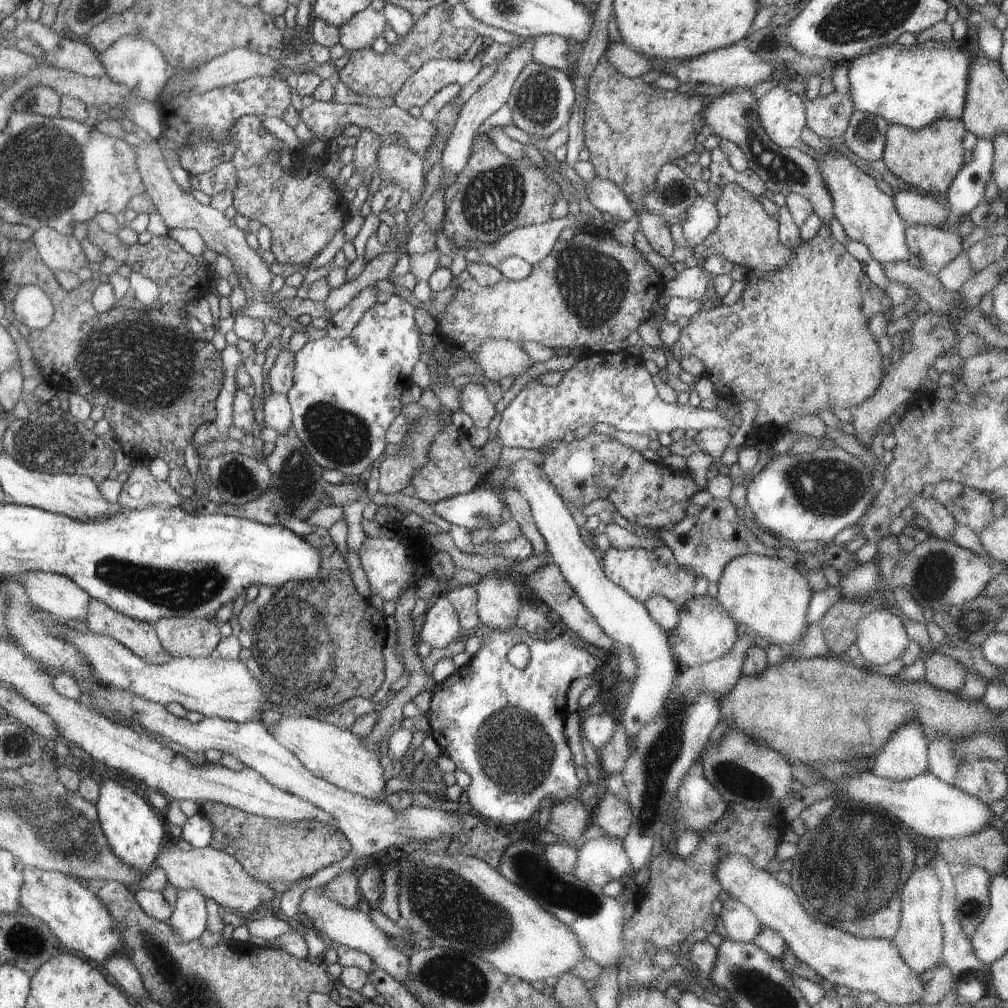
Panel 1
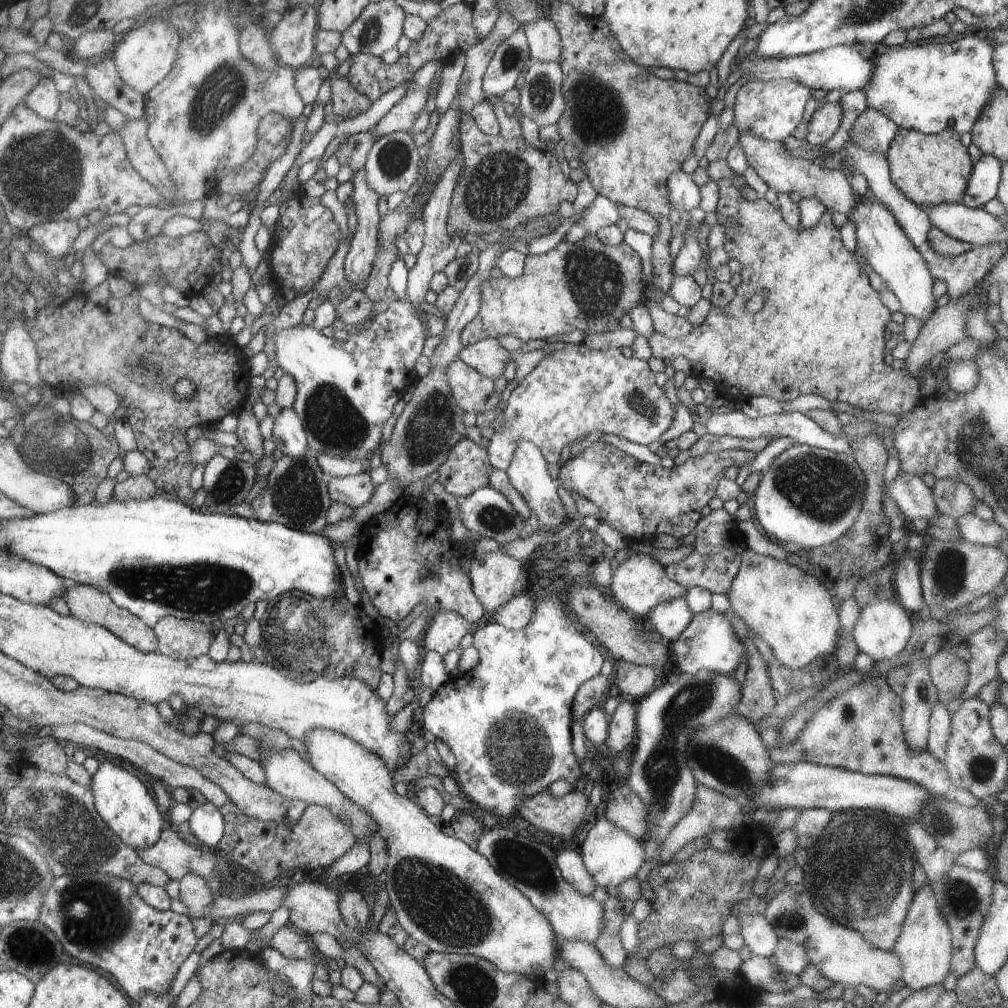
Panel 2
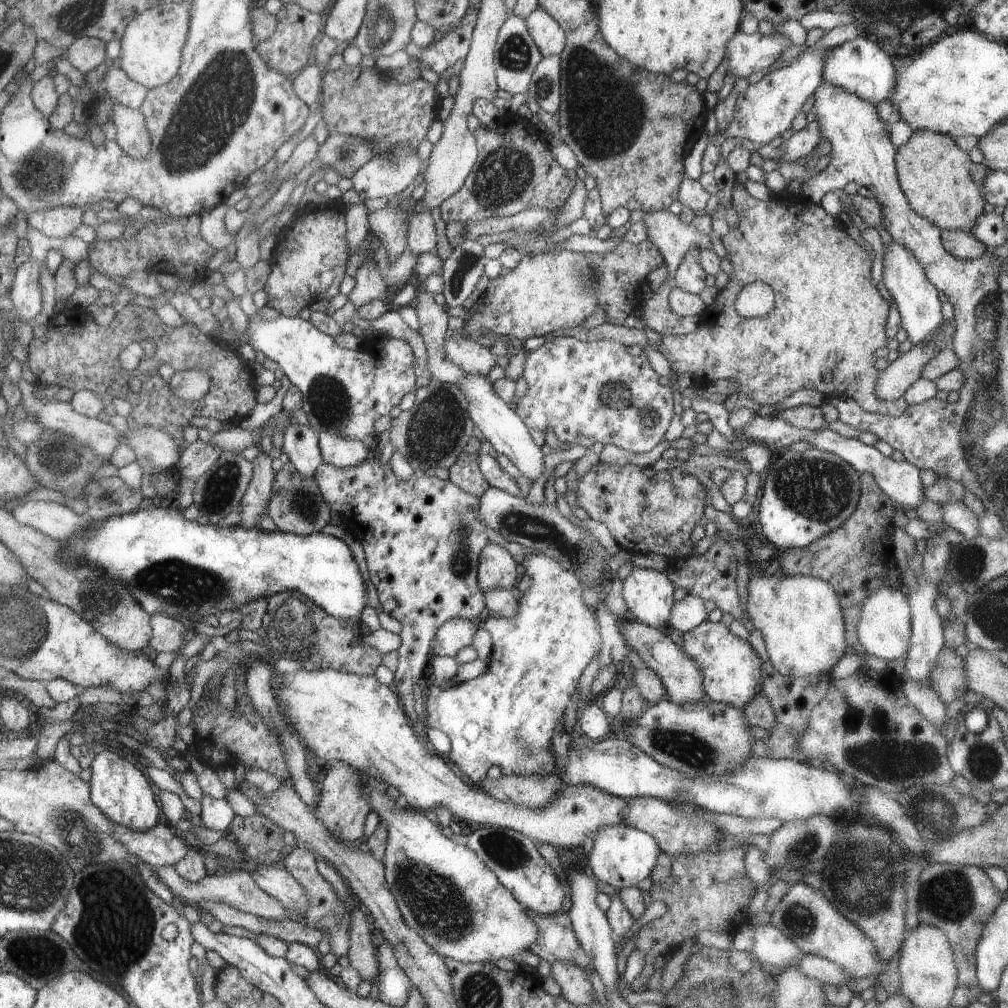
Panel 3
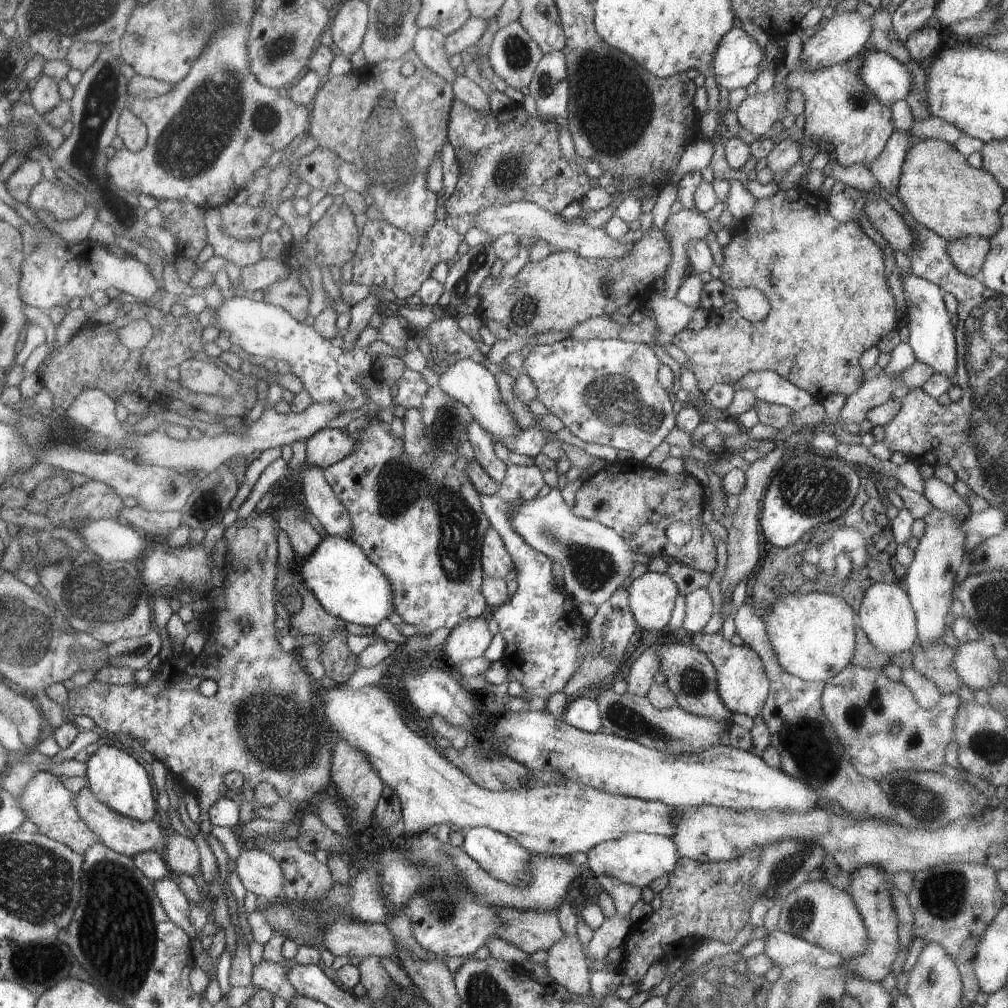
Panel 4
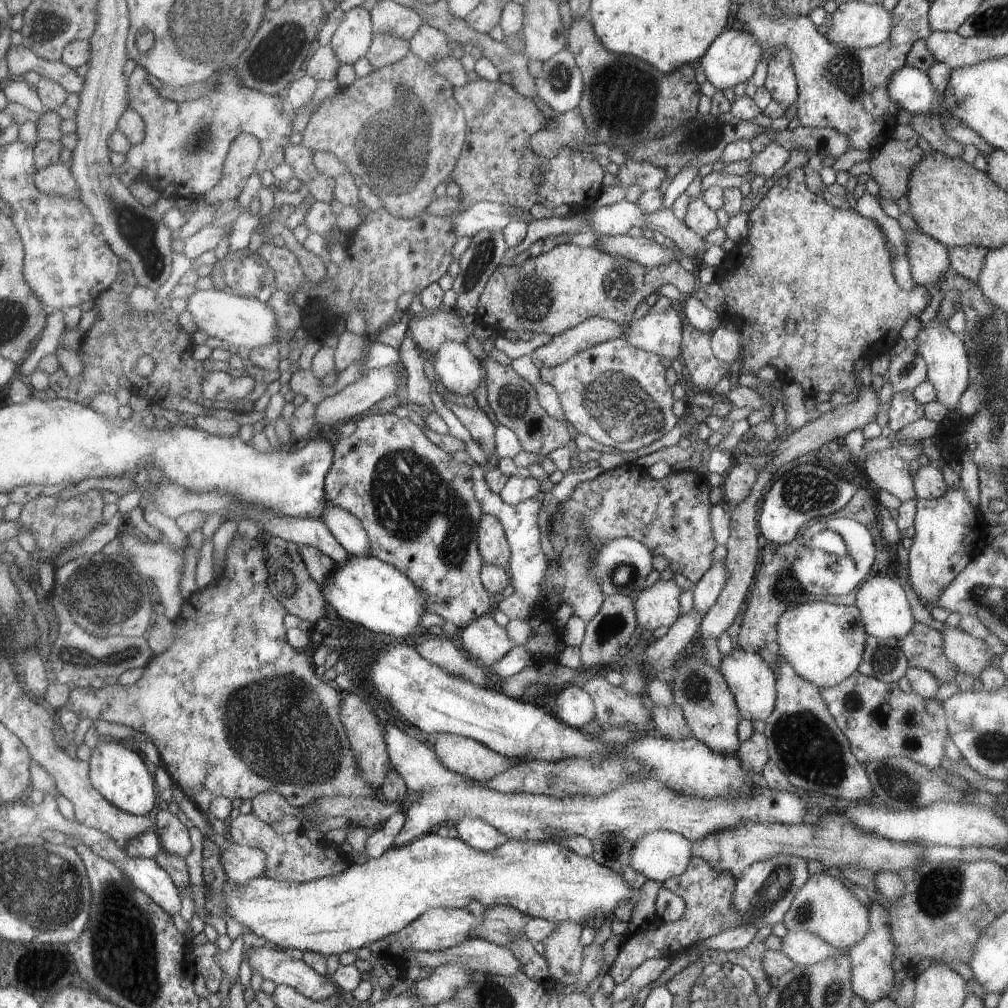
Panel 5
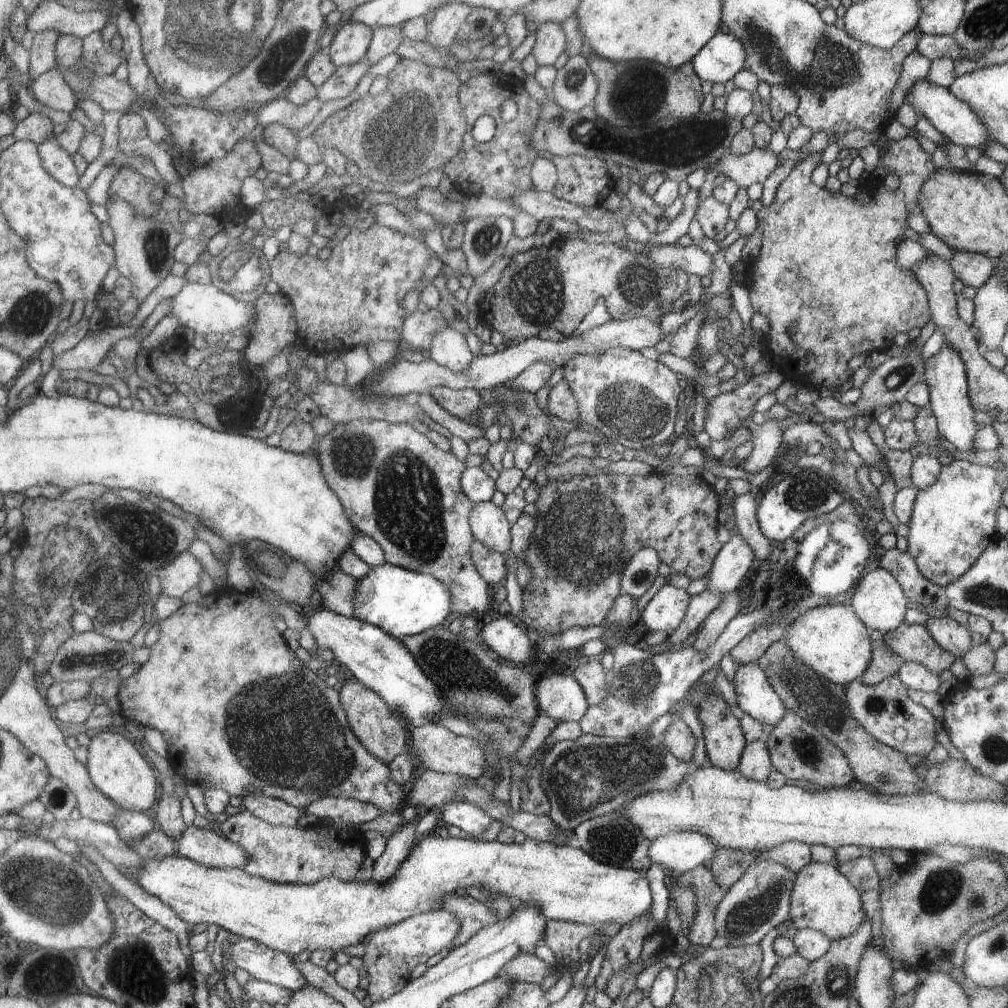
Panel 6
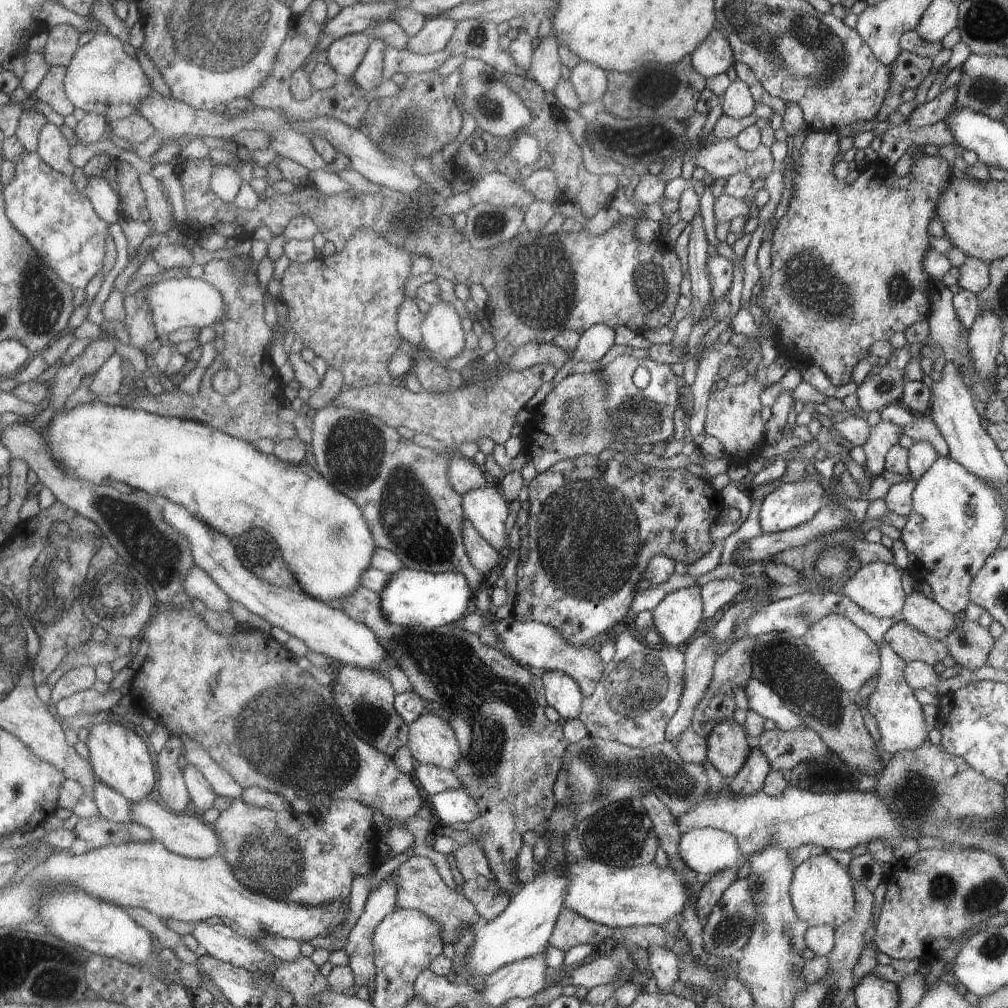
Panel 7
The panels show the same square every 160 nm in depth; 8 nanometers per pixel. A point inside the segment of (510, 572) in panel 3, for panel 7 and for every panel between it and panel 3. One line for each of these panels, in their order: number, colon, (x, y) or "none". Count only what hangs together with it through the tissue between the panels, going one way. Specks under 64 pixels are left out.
4: (496, 562)
5: (493, 547)
6: (489, 525)
7: (485, 508)

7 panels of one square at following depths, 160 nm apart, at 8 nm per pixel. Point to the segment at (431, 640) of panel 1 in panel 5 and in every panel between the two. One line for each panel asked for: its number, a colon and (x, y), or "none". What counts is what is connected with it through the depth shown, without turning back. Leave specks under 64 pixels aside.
2: (446, 629)
3: (454, 635)
4: (468, 640)
5: (483, 639)

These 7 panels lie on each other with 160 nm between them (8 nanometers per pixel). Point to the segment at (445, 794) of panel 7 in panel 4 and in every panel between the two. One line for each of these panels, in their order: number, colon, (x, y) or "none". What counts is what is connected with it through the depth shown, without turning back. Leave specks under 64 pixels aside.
4: (503, 857)
5: (482, 836)
6: (473, 821)

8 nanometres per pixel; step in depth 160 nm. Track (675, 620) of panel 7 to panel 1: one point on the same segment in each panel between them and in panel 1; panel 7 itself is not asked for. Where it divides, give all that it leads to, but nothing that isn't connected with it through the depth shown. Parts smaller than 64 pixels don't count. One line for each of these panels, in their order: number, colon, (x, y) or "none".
1: (643, 573)
2: (639, 583)
3: (648, 593)
4: (651, 596)
5: (657, 605)
6: (665, 611)

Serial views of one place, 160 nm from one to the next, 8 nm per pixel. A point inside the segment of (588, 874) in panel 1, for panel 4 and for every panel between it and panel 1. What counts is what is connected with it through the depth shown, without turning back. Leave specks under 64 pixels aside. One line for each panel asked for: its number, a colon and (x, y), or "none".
2: (611, 856)
3: (621, 856)
4: (636, 859)

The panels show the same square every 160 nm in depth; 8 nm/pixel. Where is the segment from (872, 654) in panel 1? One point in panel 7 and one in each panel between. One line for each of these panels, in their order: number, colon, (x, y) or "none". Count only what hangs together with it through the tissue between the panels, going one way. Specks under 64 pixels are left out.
2: (882, 631)
3: (884, 630)
4: (886, 615)
5: (885, 611)
6: (878, 600)
7: (876, 588)

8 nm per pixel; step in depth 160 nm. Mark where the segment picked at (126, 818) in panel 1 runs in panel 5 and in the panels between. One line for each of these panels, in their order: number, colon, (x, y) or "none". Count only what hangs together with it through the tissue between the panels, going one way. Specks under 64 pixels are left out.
2: (126, 806)
3: (120, 790)
4: (121, 782)
5: (121, 776)

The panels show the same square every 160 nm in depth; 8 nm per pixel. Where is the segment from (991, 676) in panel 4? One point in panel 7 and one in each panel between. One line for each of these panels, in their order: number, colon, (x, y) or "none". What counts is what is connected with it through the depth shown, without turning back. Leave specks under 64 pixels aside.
5: (970, 655)
6: (949, 634)
7: (926, 615)

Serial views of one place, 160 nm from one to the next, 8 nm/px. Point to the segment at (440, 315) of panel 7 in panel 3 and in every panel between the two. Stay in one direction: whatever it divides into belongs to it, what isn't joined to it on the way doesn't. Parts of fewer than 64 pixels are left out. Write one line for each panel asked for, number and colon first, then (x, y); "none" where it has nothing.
3: (500, 425)
4: (469, 382)
5: (460, 372)
6: (449, 348)

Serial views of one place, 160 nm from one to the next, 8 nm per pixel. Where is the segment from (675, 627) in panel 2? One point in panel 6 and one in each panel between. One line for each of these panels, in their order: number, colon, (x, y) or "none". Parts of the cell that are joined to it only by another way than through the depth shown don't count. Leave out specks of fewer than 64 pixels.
3: (686, 614)
4: (699, 608)
5: (705, 592)
6: (733, 561)

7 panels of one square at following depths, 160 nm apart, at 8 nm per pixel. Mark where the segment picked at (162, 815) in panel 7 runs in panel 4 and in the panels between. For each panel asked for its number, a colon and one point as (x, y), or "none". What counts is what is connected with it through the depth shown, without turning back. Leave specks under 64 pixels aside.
4: (259, 872)
5: (241, 863)
6: (210, 849)

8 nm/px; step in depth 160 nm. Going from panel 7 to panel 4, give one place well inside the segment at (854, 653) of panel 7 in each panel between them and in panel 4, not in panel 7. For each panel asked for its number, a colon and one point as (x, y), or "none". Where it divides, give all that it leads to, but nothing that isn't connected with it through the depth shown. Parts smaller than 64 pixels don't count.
4: (813, 636)
5: (824, 641)
6: (831, 639)

